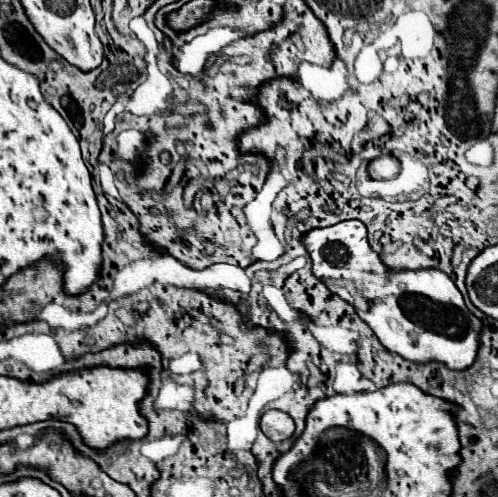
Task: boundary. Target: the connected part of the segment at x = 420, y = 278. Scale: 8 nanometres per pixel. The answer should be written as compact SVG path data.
M358 219L340 221L330 227L314 227L302 235L302 245L306 247L312 259L312 273L324 281L332 293L338 293L350 305L356 307L356 313L362 321L366 321L380 343L398 353L400 357L416 363L426 361L442 361L452 369L466 369L474 363L478 351L478 333L482 321L478 321L464 305L460 291L454 281L436 269L418 269L418 271L388 271L380 257L372 251L366 237L366 227Z

